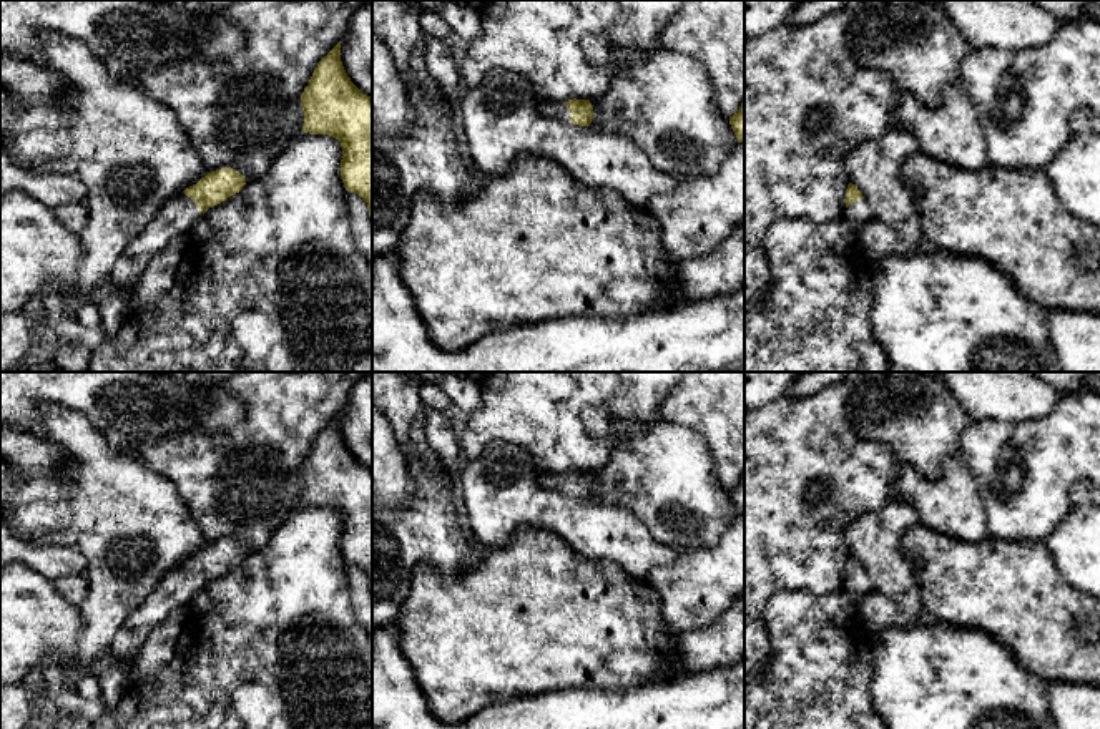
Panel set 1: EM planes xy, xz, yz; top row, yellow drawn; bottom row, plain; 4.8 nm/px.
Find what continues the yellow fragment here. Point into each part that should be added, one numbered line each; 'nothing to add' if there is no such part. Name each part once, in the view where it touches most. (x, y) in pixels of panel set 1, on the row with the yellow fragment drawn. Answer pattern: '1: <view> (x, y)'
1: xy (180, 213)

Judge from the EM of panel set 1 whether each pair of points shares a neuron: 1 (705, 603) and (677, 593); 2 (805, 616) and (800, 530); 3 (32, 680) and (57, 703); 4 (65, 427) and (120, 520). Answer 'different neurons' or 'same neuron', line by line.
1: same neuron
2: different neurons
3: same neuron
4: same neuron

